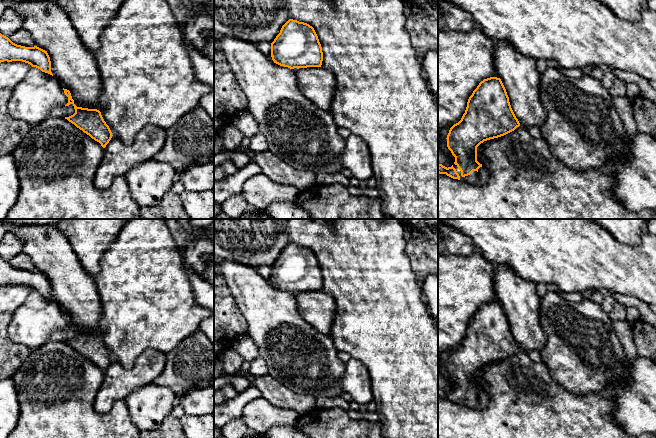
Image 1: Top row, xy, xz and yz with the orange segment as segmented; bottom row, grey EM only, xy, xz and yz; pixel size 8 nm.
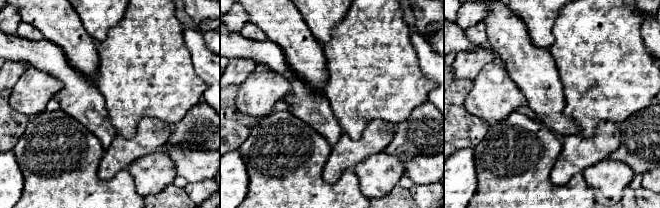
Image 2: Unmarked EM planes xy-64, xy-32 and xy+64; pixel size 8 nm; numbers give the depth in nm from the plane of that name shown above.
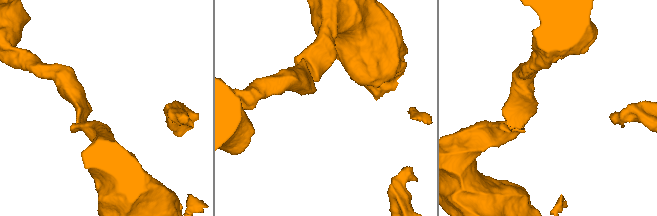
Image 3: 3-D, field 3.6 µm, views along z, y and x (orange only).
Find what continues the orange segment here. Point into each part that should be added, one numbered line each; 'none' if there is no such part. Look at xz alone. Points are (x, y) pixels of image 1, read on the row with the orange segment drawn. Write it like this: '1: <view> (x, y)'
none

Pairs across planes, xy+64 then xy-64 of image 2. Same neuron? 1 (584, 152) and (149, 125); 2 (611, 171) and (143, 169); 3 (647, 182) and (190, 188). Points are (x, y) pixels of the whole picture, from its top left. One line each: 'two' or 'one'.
1: one
2: one
3: two

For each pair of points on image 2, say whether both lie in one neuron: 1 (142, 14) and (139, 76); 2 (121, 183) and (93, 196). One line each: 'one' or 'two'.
1: one
2: one

